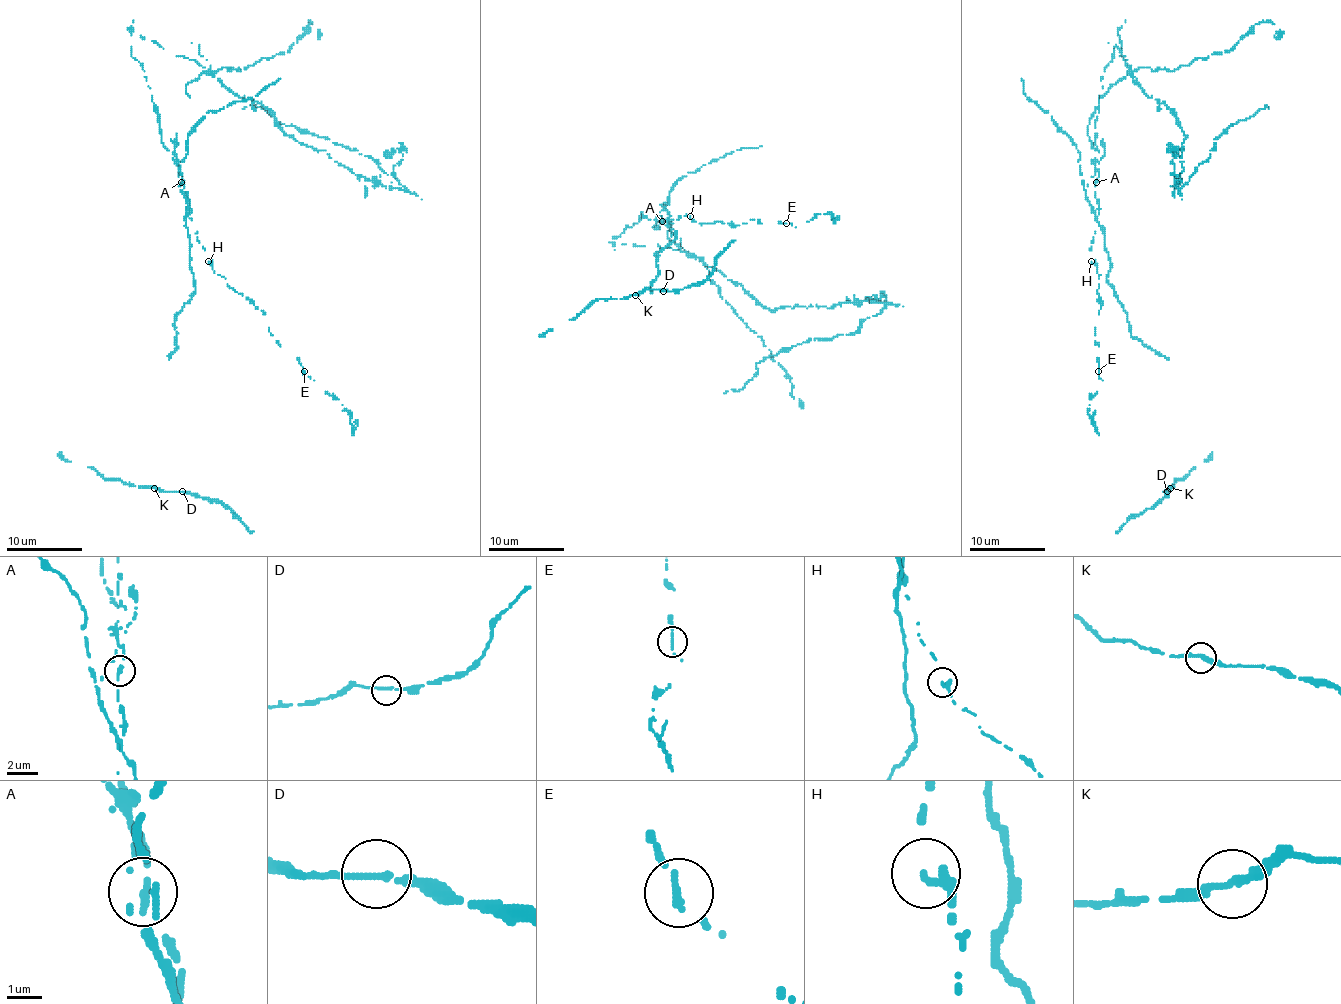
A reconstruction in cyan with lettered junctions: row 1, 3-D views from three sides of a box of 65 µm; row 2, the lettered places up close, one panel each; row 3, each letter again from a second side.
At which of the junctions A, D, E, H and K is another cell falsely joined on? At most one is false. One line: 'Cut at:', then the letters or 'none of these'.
Cut at: A

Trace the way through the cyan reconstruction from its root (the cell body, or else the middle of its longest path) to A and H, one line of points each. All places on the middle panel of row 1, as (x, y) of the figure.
A: (626, 227), (639, 221), (641, 212), (656, 221), (654, 229), (660, 219), (662, 221)
H: (626, 227), (641, 212), (656, 221), (654, 229), (663, 223), (662, 210), (669, 225), (690, 216)

